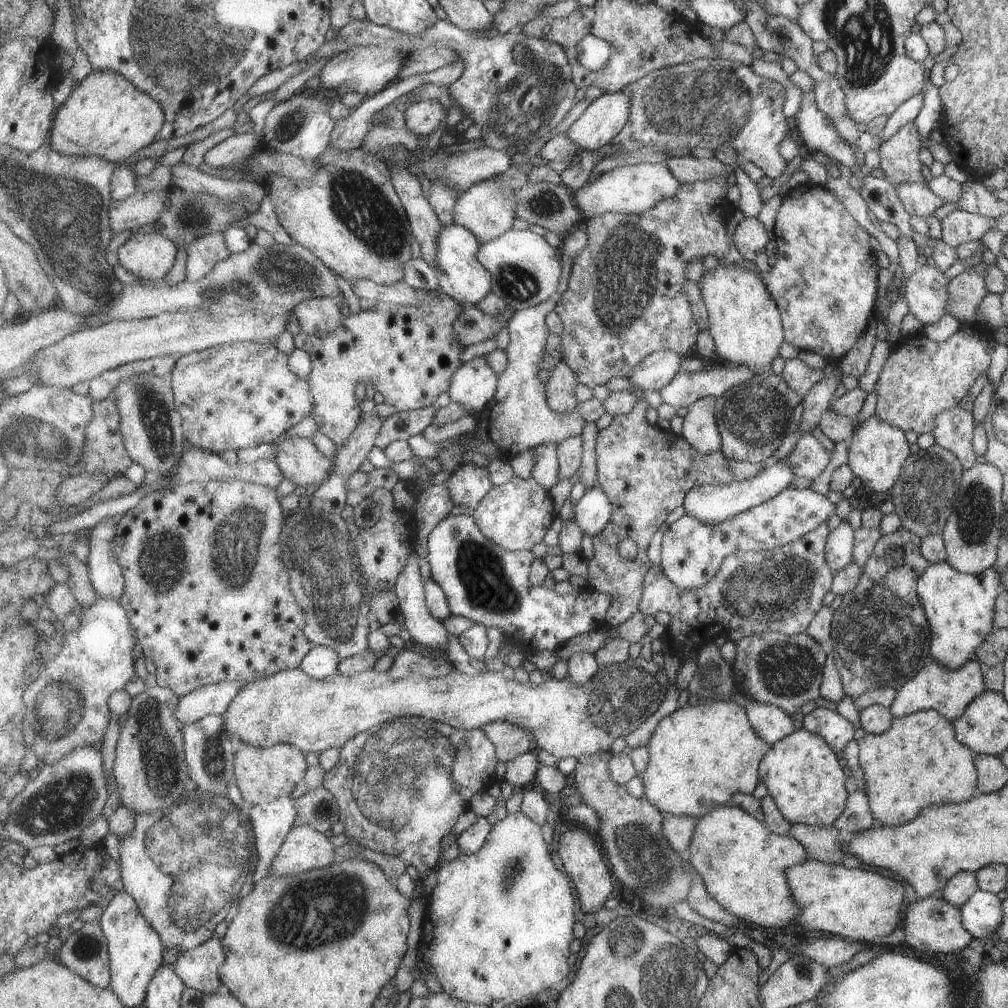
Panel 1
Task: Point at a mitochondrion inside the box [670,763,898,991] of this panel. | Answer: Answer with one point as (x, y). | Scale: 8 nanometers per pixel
(806, 971)

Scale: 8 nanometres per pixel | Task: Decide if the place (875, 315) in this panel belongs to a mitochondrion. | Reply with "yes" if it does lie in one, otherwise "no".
no

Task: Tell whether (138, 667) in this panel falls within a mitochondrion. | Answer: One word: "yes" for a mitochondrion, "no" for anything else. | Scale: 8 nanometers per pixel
no

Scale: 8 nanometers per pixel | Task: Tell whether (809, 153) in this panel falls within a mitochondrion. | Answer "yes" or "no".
no

